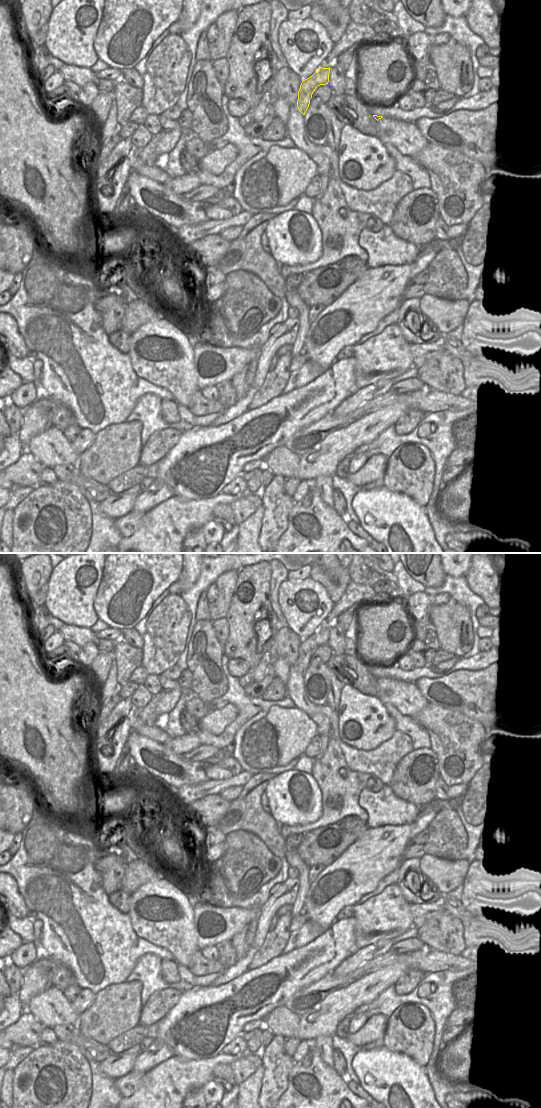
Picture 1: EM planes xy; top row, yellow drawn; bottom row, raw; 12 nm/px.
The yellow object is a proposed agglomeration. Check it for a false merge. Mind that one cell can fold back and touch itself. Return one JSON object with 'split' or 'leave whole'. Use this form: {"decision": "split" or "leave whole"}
{"decision": "leave whole"}

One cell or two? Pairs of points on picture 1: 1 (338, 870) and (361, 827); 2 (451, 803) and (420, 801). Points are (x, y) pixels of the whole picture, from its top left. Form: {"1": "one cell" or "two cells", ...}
{"1": "two cells", "2": "two cells"}

